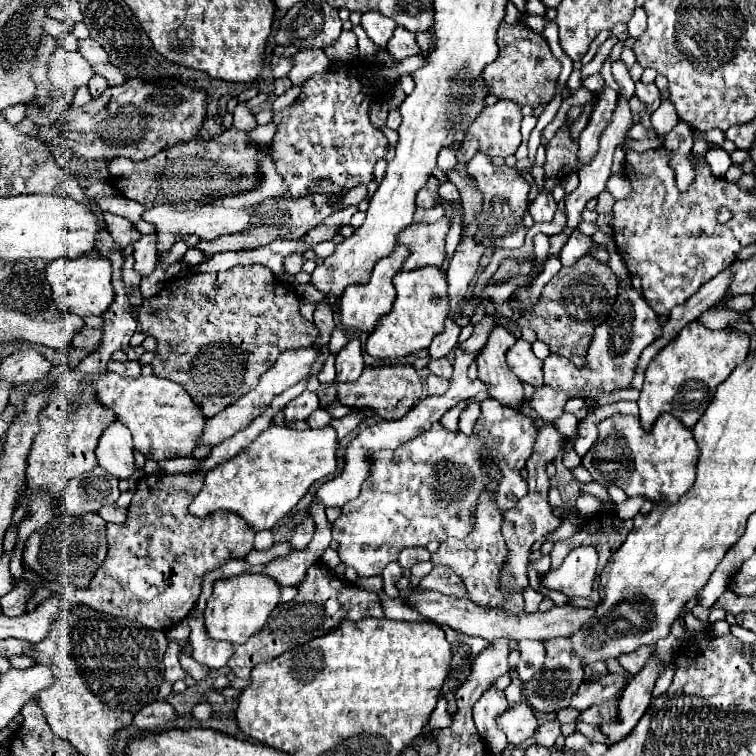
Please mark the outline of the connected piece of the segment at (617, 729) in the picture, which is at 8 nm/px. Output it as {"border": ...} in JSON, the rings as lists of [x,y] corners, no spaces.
{"border":[[[653,654],[647,668],[629,682],[629,686],[625,688],[625,692],[619,700],[617,720],[601,726],[601,732],[607,736],[609,746],[623,740],[637,726],[639,718],[647,712],[647,708],[651,704],[651,692],[653,692],[655,680],[663,672],[663,668],[665,666],[661,666]]]}

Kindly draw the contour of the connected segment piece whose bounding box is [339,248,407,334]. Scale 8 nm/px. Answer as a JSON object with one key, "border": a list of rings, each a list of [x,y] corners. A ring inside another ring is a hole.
{"border":[[[395,248],[395,252],[383,260],[379,260],[371,272],[371,280],[365,286],[351,286],[343,294],[339,314],[341,314],[341,326],[347,332],[361,332],[361,334],[371,334],[379,320],[391,312],[393,302],[395,302],[395,288],[393,288],[393,276],[399,272],[403,260],[407,256],[407,248]]]}

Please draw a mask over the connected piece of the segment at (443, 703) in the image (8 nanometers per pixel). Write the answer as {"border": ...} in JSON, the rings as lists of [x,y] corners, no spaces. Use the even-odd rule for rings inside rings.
{"border":[[[439,698],[433,714],[431,714],[431,722],[429,726],[431,728],[445,728],[447,724],[451,724],[451,718],[449,718],[449,712],[447,712],[447,700],[445,698]]]}

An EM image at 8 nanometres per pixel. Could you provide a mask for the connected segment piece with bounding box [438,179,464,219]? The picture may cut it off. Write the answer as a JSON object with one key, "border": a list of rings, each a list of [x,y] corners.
{"border":[[[449,179],[444,183],[440,184],[438,194],[442,199],[447,201],[448,203],[452,203],[455,205],[462,219],[464,215],[464,211],[461,206],[459,192],[456,186]]]}

